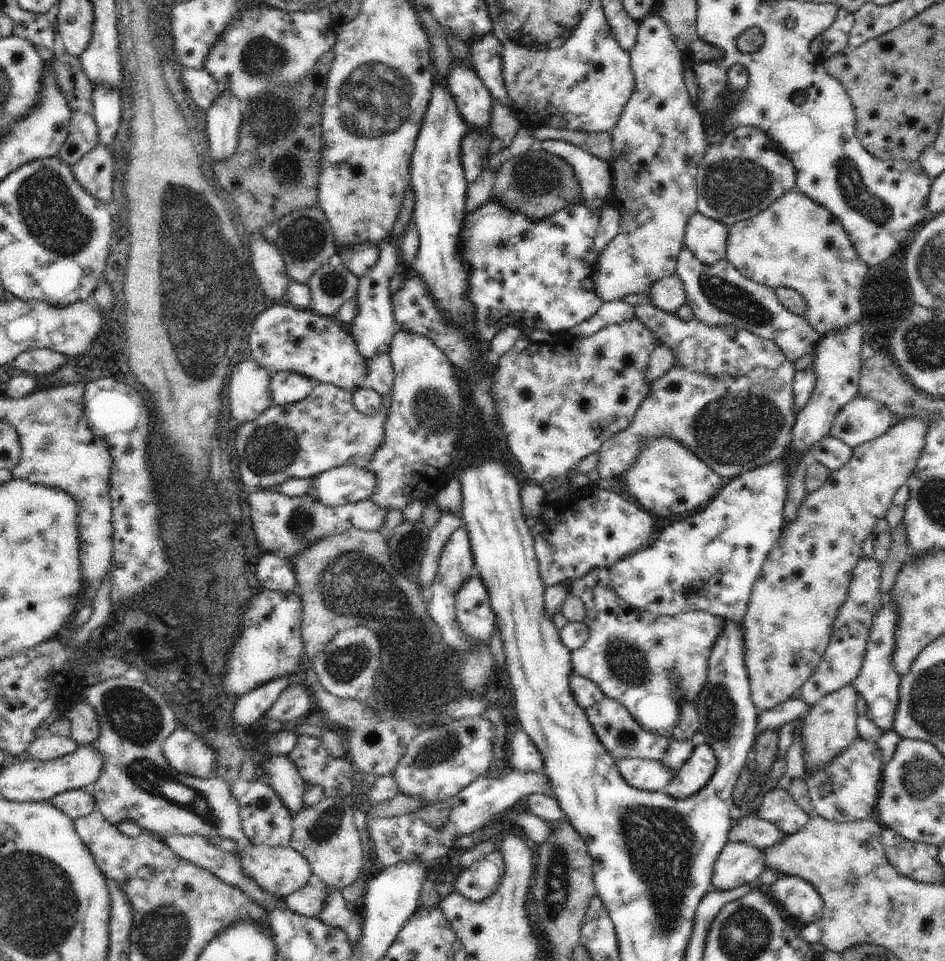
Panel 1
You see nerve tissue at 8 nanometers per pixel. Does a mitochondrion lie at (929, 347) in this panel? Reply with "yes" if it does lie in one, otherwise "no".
yes

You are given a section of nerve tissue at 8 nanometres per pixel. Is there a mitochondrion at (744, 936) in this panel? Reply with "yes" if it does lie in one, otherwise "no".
yes

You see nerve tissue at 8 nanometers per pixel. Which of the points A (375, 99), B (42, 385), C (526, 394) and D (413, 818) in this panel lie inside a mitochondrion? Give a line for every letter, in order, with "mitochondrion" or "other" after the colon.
A: mitochondrion
B: other
C: other
D: other

